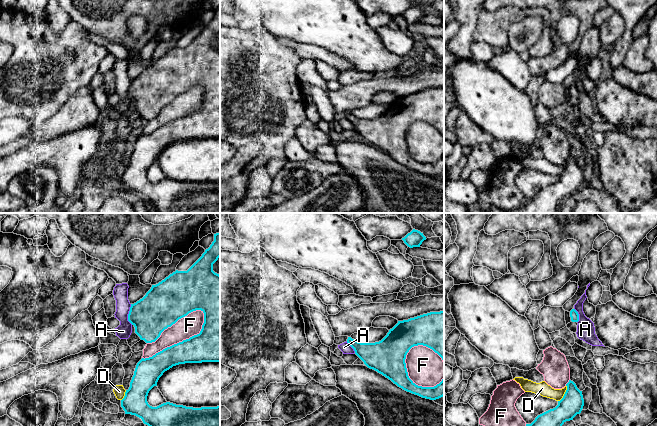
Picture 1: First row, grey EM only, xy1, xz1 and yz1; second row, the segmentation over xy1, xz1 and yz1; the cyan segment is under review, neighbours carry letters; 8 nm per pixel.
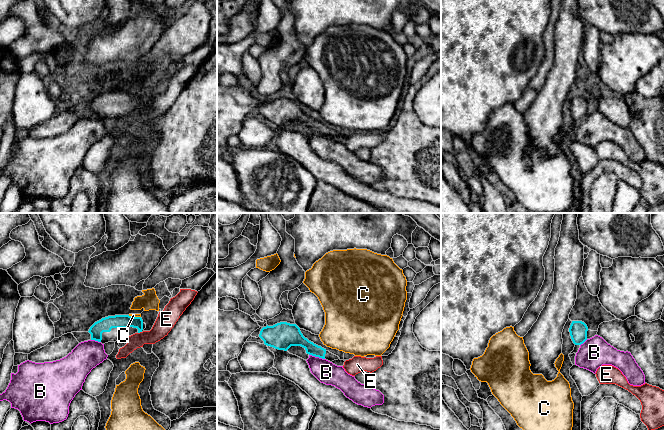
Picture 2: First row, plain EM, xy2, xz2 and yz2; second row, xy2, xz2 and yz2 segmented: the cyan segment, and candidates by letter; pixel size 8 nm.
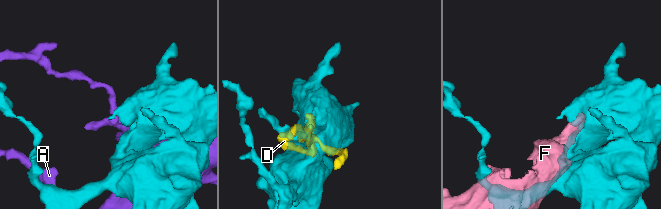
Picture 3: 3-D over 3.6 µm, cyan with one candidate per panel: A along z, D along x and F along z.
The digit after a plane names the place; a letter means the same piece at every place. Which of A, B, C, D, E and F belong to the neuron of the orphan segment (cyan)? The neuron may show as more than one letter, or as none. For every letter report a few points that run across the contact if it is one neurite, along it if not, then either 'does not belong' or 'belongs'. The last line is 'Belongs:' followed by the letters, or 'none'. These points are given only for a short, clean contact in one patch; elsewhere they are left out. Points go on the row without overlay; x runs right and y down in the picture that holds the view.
A: line xy1 (130, 80), (128, 96), (132, 100); does not belong
B: line xz2 (309, 130), (324, 135); does not belong
C: does not belong
D: line yz1 (566, 161), (566, 167), (558, 177); does not belong
E: line xy2 (141, 107), (138, 109); does not belong
F: does not belong
Belongs: none

